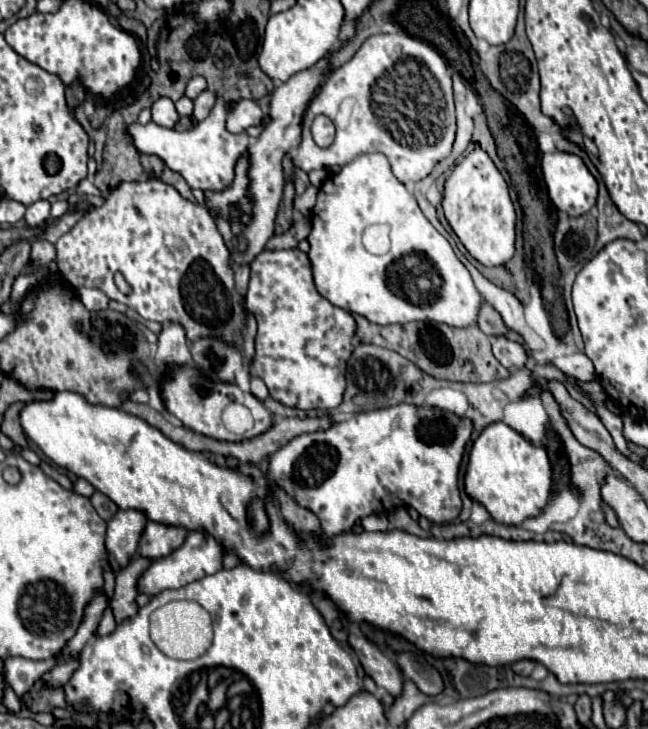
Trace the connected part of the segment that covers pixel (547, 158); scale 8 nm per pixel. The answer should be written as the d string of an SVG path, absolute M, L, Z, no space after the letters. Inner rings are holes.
M561 151L547 153L547 155L543 155L541 169L543 169L543 179L545 179L545 185L547 185L549 199L559 211L567 213L569 217L581 217L595 205L595 201L597 201L597 181L577 155L561 153Z

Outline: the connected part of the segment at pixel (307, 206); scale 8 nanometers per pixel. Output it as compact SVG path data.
M307 187L307 191L301 195L301 197L297 197L295 199L295 209L297 211L301 211L303 215L309 215L311 213L311 209L313 209L313 205L316 204L318 189L317 187Z

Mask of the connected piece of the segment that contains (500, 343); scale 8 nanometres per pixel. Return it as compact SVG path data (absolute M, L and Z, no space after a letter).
M491 337L491 345L493 345L493 355L503 367L513 369L513 367L523 367L527 363L525 349L519 343L507 337Z

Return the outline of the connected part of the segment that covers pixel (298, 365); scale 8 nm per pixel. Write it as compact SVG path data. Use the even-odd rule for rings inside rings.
M299 249L287 251L261 251L251 263L249 291L245 295L247 309L257 319L255 335L255 359L251 363L251 375L257 375L269 387L269 395L283 405L299 409L329 411L341 403L345 391L345 363L351 353L351 337L355 333L355 321L351 313L335 307L321 297L313 285L311 265L307 253Z

